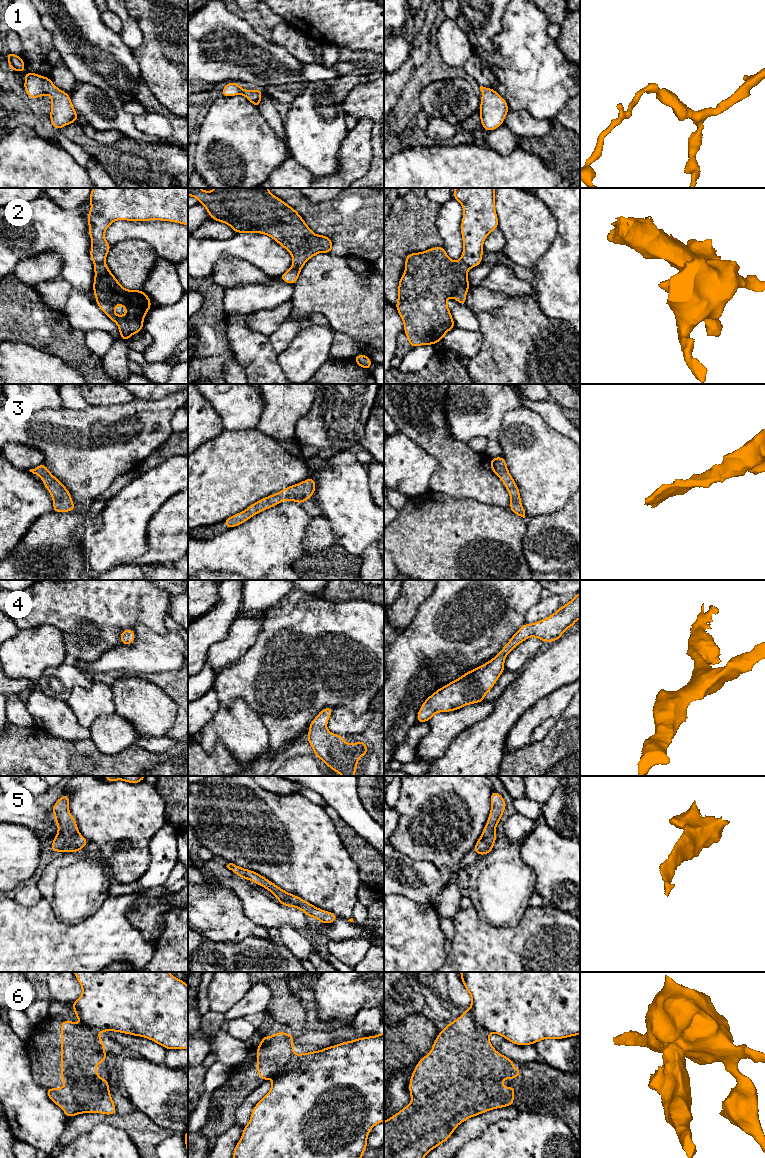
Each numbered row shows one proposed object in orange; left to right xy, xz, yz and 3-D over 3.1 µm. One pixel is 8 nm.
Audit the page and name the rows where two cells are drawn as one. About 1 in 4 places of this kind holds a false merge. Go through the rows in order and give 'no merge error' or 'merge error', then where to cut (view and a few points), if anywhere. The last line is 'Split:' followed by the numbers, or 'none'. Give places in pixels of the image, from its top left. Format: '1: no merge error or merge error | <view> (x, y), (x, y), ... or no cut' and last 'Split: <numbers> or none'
1: no merge error | no cut
2: merge error | yz (460, 259), (469, 268)
3: no merge error | no cut
4: no merge error | no cut
5: no merge error | no cut
6: merge error | xz (295, 1056), (290, 1066), (273, 1078)
Split: 2, 6

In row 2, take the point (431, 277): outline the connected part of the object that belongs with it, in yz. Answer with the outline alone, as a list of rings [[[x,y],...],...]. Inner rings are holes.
[[[444,246],[432,247],[423,252],[408,253],[404,264],[405,272],[399,280],[398,300],[395,304],[403,320],[404,333],[412,348],[421,345],[435,345],[437,342],[443,340],[448,331],[455,328],[452,314],[447,306],[447,299],[453,297],[459,304],[466,306],[466,294],[471,287],[467,278],[470,268],[461,260],[451,260]]]

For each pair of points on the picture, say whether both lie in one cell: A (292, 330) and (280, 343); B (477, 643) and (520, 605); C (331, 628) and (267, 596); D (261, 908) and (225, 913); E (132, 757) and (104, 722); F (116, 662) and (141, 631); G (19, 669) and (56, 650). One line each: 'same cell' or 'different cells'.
A: same cell
B: same cell
C: different cells
D: different cells
E: different cells
F: same cell
G: same cell

